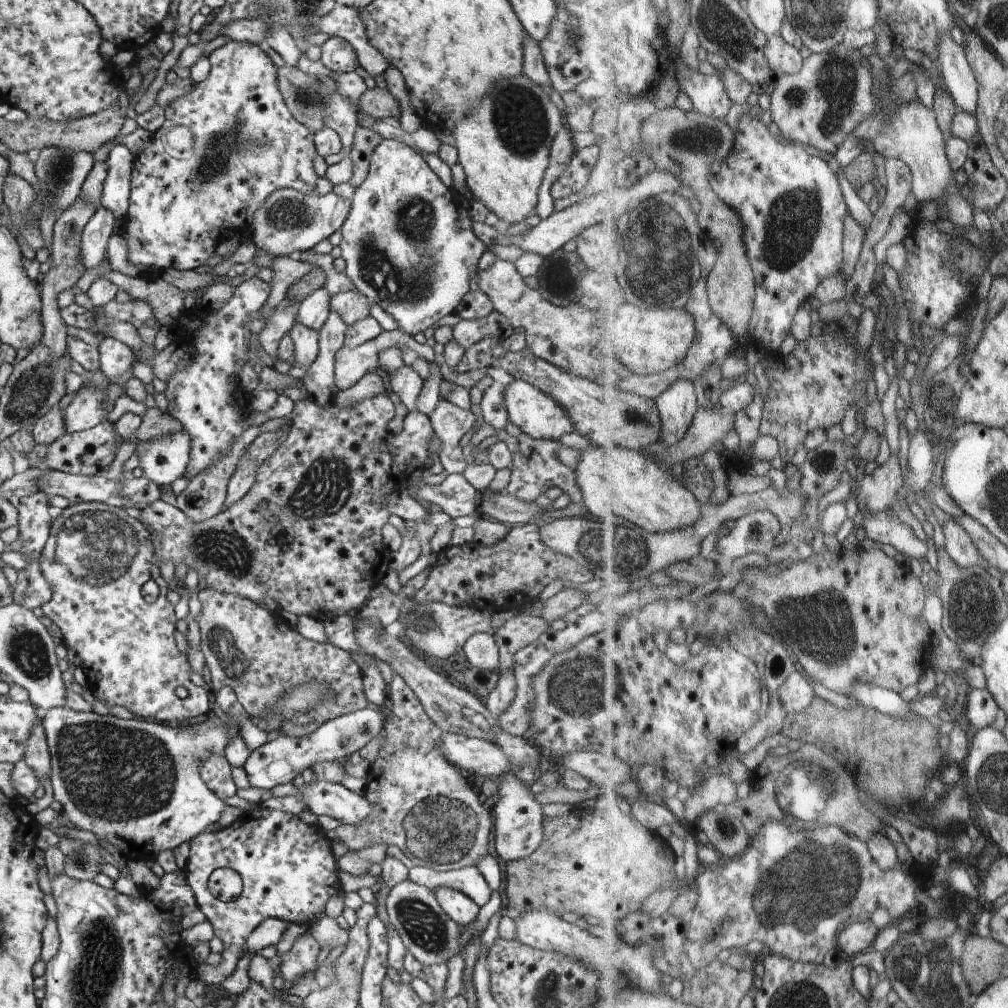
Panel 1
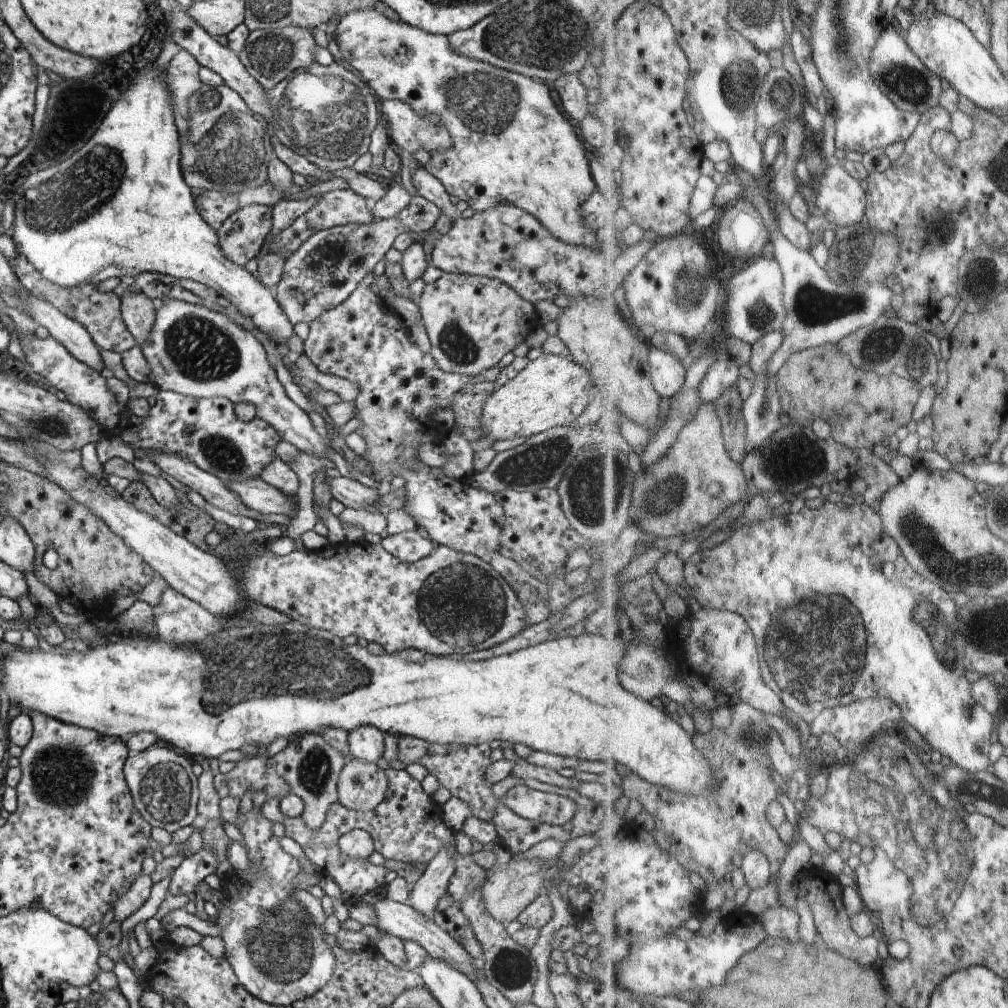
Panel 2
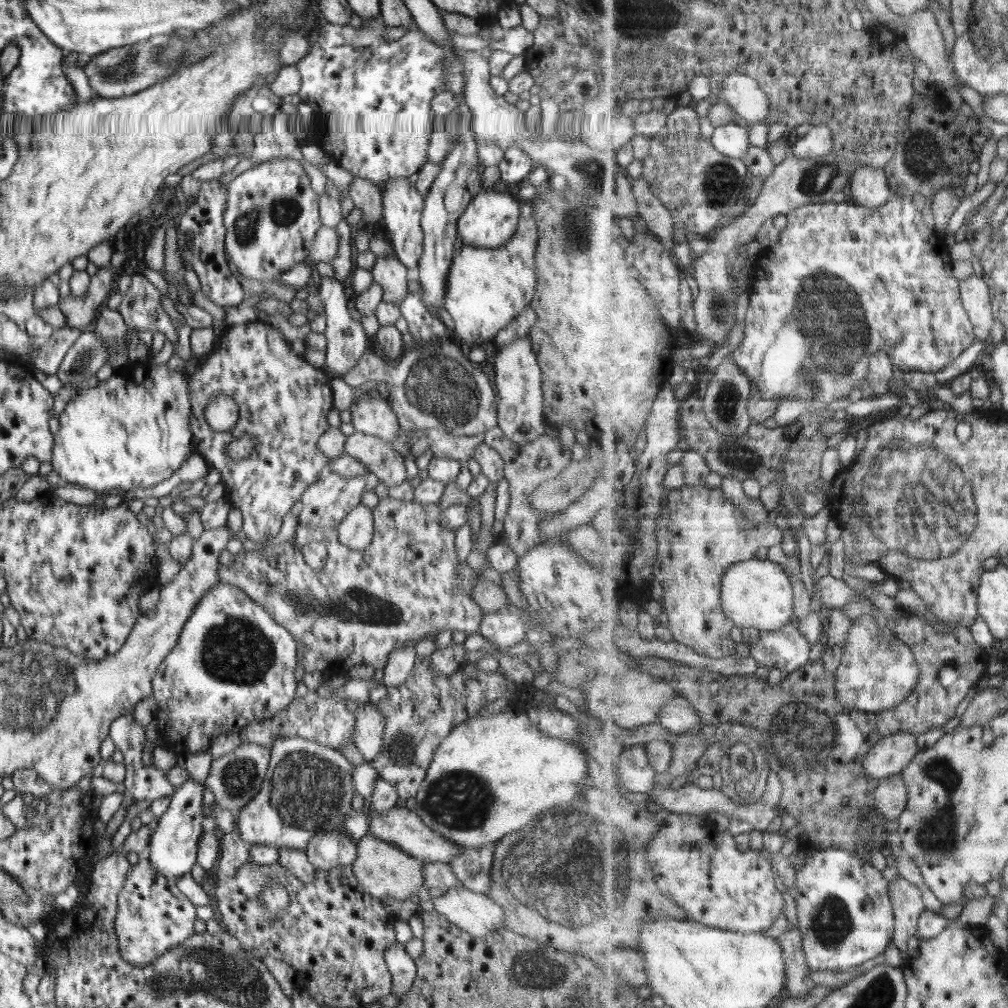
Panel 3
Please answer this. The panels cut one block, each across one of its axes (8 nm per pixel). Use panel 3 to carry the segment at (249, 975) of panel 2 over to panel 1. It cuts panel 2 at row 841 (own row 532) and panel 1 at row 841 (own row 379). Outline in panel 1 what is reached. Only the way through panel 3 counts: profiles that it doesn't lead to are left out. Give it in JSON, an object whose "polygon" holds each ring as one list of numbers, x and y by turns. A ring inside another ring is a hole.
{"polygon":[[263,806,242,813,242,816,224,830,200,833,188,842,189,855,184,872,199,905,207,920,212,924,216,938,222,940,222,962,218,966,208,966,199,963,196,973,206,986,218,986,226,980,240,963,244,954,246,939,254,929,269,918,291,922,292,924,307,924,311,926,317,920,326,917,326,904,332,896,341,892,338,886,337,859,332,852,331,840,326,831,318,824,306,824,294,814,266,809],[216,868,232,868,240,874,243,880,242,894,231,902,223,902,212,896,208,890,208,878]]}

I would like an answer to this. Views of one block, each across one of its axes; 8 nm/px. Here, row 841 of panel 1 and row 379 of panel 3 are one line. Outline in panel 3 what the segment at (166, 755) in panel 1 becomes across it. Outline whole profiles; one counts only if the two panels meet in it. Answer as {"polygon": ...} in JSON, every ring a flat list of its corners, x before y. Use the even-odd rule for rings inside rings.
{"polygon":[[154,353,146,355,144,358,133,359,134,363,128,363,124,366,117,368,116,373,106,380,98,381,98,385,86,390,80,390,74,398,72,398,66,408,58,416,60,429,53,435,53,448,52,448,52,467,53,471,67,480,68,483,92,489,100,494,103,491,111,491,114,493,116,490,130,491,135,488,148,489,149,487,158,488,159,484,163,481,169,480,170,476,177,472,186,458,194,451,192,445,192,429,190,429,190,418,192,418,192,403,190,403,190,389,188,389,189,375,184,375,178,369,170,370,166,364,156,364,154,361]]}

